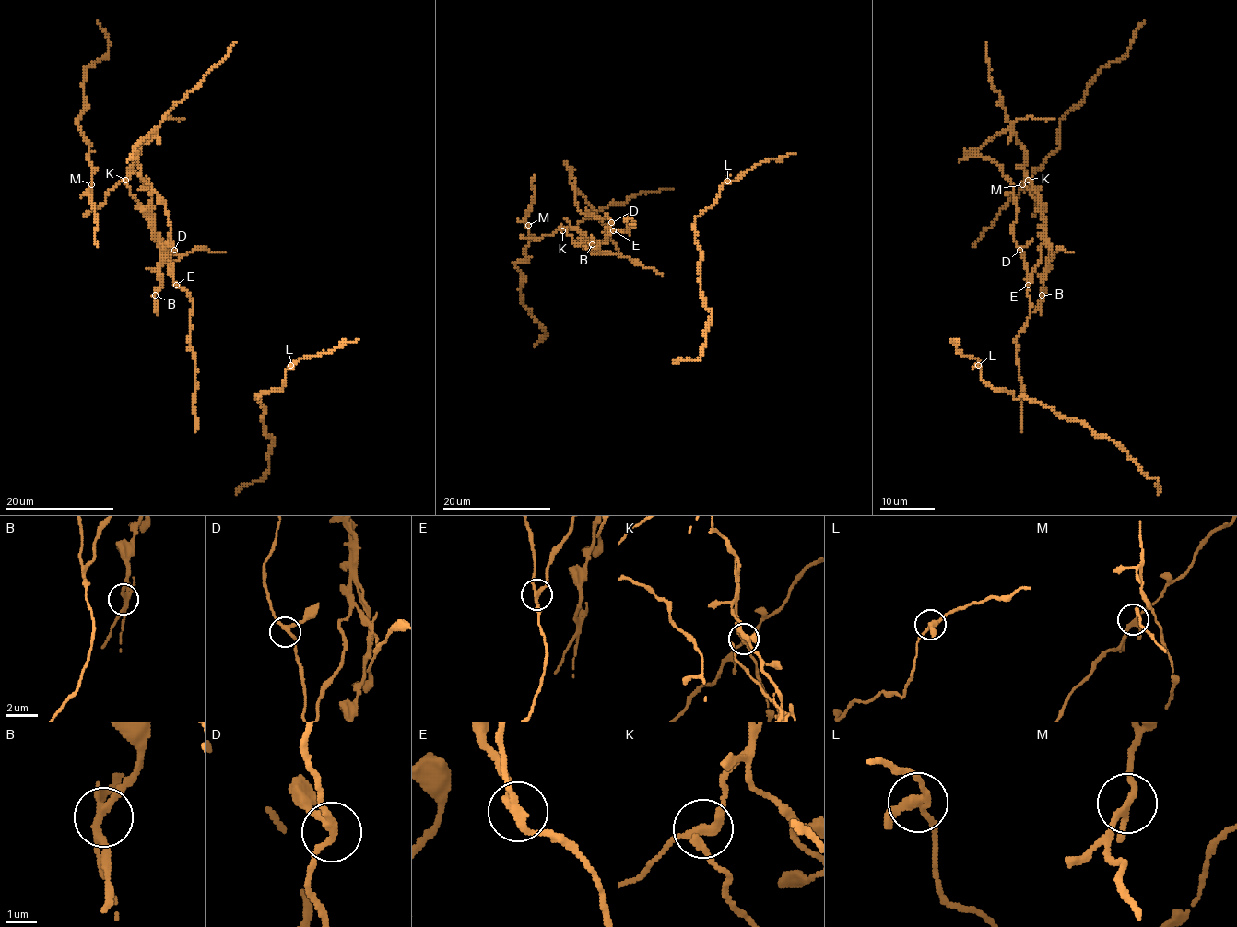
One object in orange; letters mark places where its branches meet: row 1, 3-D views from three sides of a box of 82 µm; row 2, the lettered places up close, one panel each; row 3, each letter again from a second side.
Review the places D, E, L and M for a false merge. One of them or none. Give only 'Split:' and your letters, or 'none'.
Split: E

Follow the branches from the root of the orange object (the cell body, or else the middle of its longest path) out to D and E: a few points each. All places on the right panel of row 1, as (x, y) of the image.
D: (1039, 263), (1028, 283), (1026, 264), (1019, 250)
E: (1039, 263), (1028, 284)

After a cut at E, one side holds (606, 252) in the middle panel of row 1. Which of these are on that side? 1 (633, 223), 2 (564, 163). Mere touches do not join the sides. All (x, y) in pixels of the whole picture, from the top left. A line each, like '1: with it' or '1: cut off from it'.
1: cut off from it
2: with it

